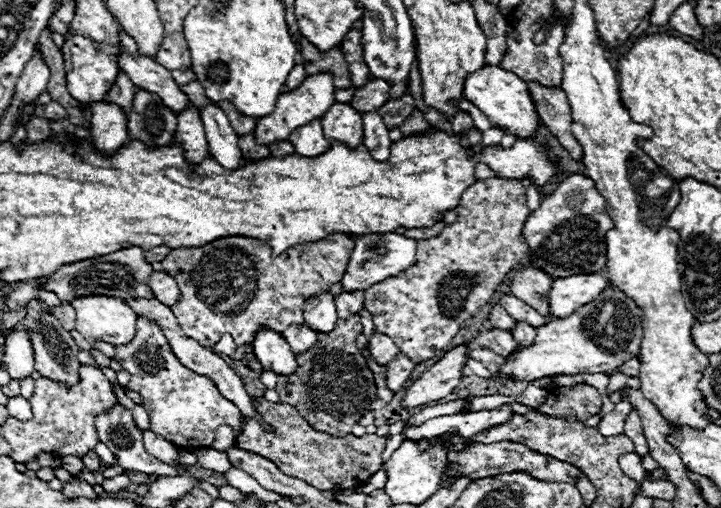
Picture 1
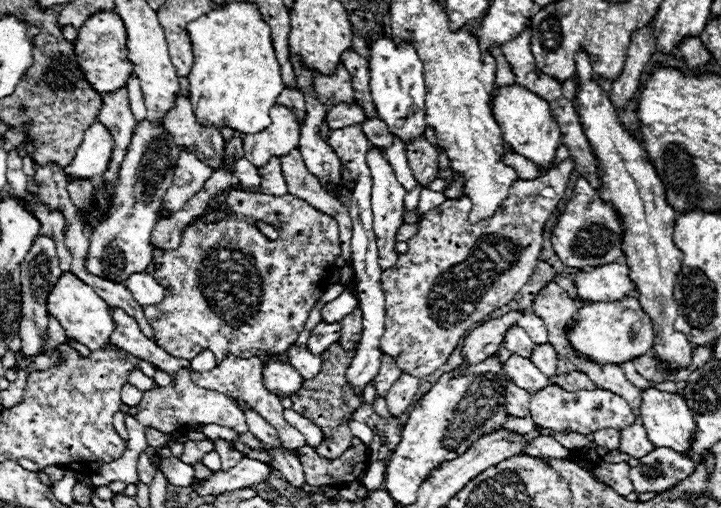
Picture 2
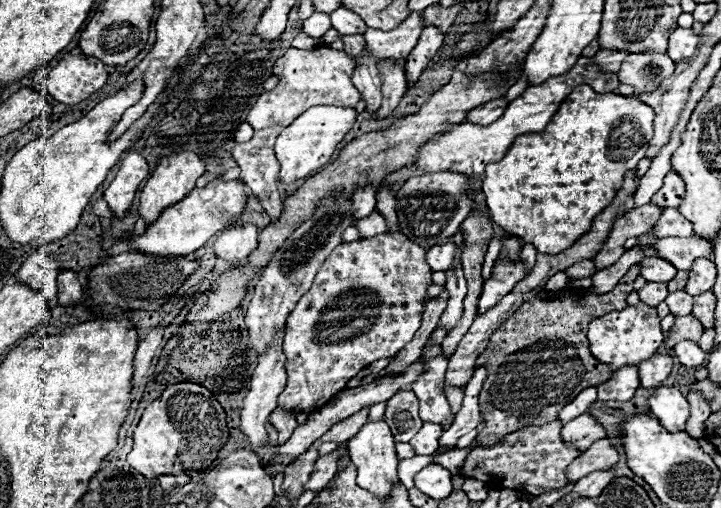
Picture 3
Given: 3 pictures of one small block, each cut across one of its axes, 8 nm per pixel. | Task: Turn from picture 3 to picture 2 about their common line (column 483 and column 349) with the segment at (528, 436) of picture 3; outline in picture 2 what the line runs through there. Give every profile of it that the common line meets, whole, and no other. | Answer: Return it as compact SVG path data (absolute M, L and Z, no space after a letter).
M364 444L350 446L348 452L344 452L344 456L340 456L336 460L320 458L310 446L302 446L298 450L298 454L300 454L304 474L306 474L306 482L310 486L322 486L322 484L338 486L338 484L352 482L368 466Z

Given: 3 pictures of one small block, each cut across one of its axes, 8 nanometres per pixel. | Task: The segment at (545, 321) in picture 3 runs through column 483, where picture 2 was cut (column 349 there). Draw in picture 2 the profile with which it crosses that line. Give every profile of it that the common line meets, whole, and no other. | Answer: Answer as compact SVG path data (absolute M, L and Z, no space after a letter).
M338 342L332 344L332 348L328 348L328 352L324 352L322 356L322 370L318 372L316 380L306 380L300 392L292 394L292 410L304 418L310 418L322 428L326 438L316 452L320 458L326 458L326 460L334 460L348 450L352 440L352 432L348 430L348 420L350 420L350 414L362 406L362 398L354 396L354 392L350 390L350 384L346 382L346 370L352 362L352 356L354 352L344 352Z

